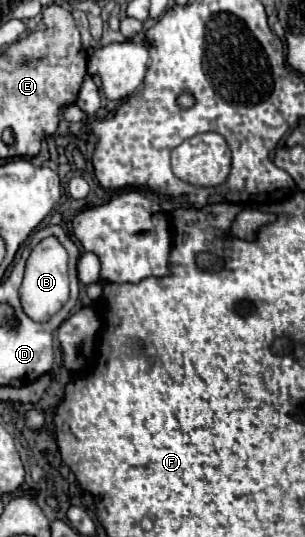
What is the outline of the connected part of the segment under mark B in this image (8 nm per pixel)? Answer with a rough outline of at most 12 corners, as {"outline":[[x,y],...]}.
{"outline":[[56,237],[32,249],[20,287],[30,319],[69,299],[67,252]]}

